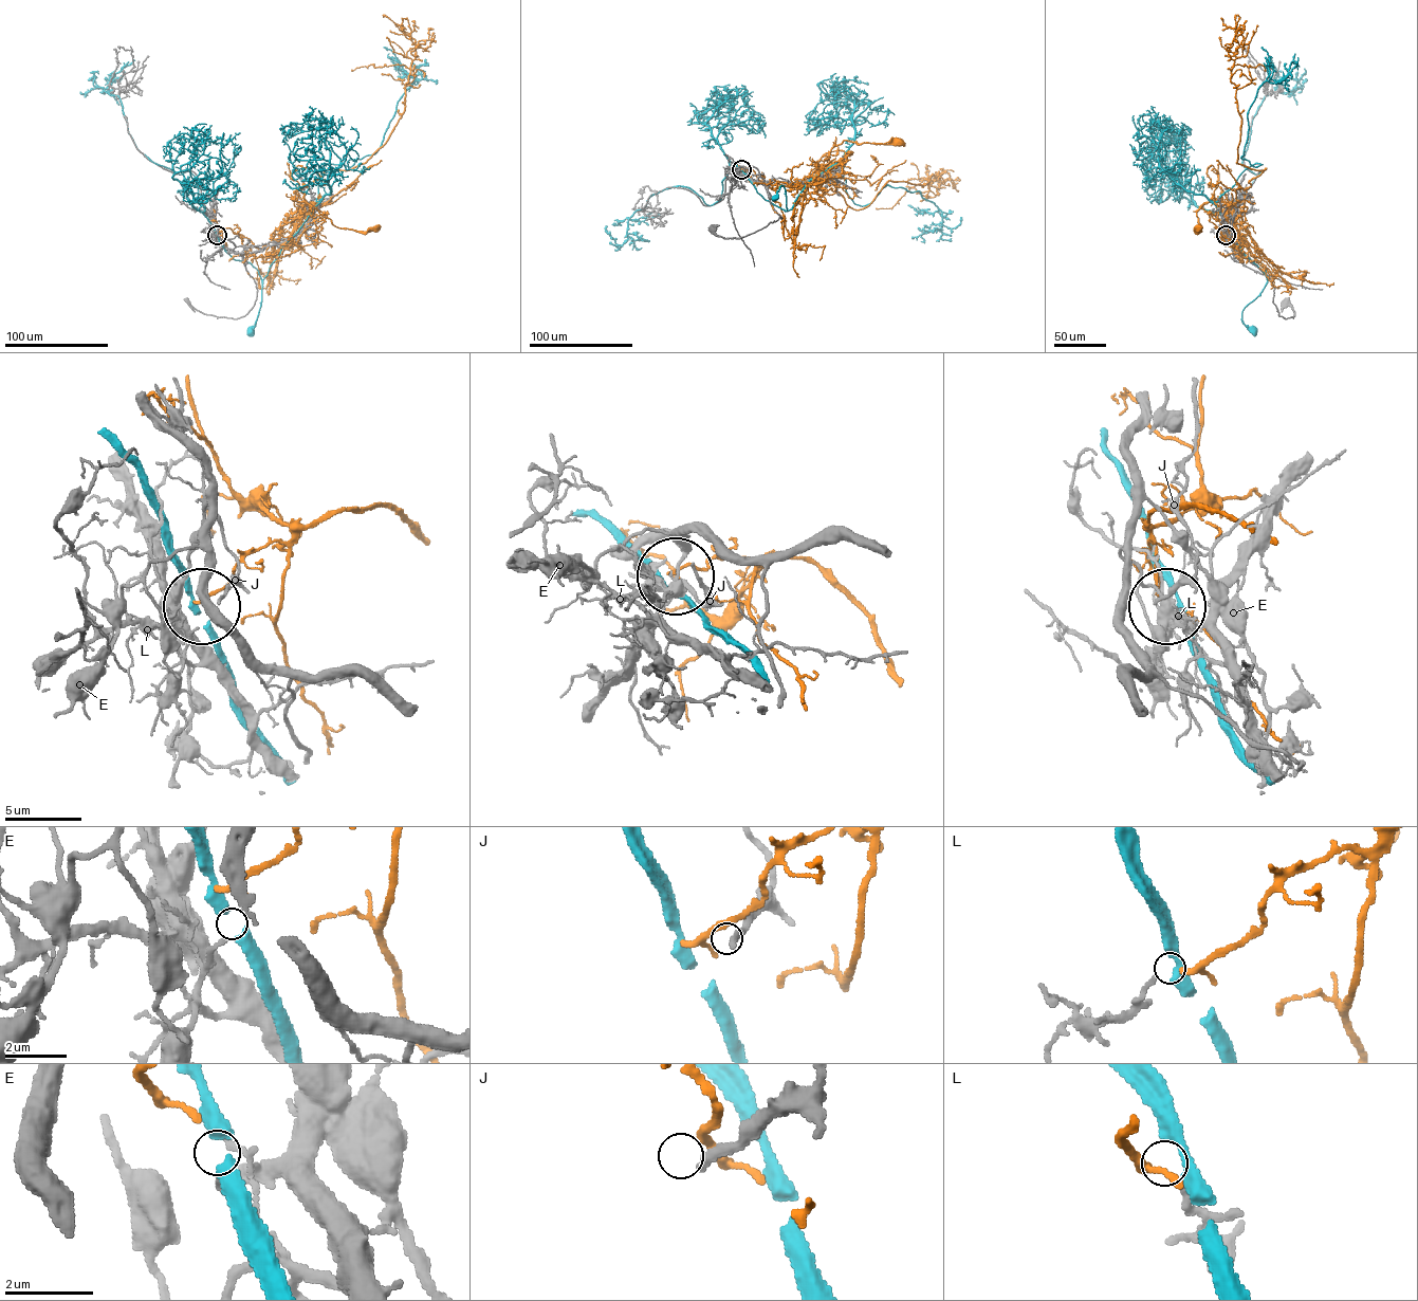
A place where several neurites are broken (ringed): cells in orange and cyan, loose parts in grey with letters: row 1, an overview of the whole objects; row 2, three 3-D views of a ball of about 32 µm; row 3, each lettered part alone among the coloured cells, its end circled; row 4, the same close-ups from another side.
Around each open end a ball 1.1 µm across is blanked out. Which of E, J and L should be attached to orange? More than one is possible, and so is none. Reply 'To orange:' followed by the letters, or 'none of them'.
To orange: L

